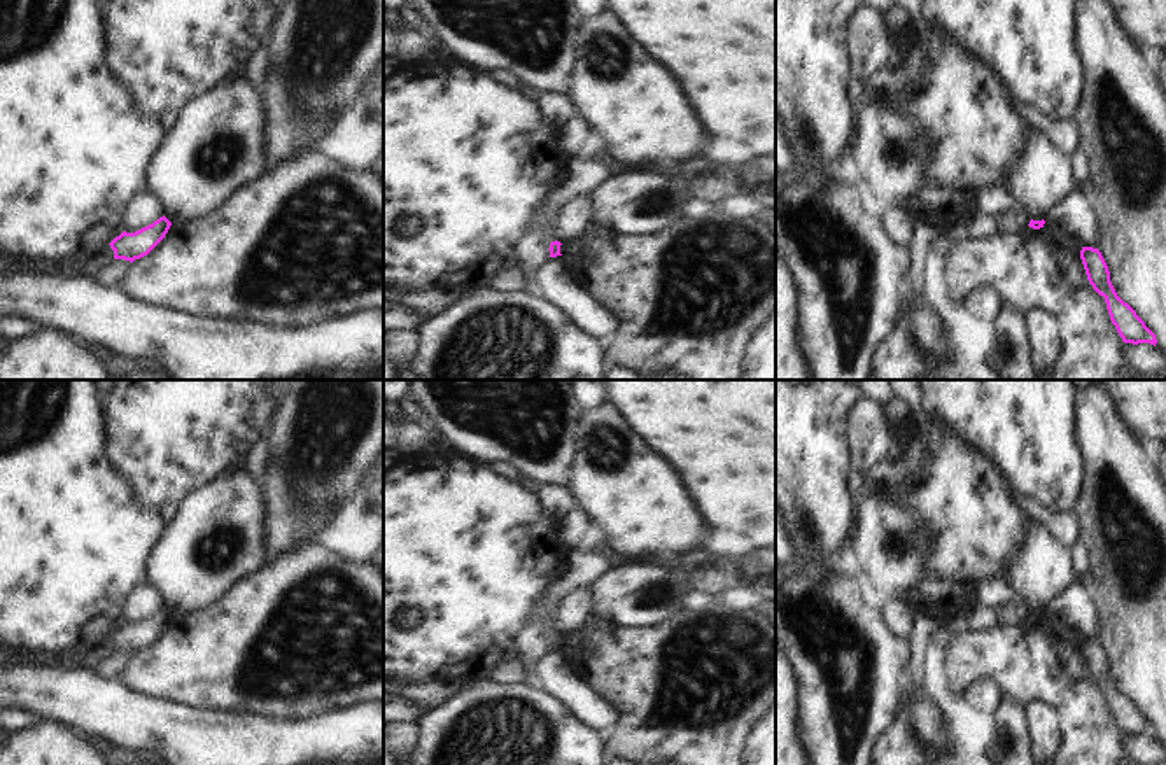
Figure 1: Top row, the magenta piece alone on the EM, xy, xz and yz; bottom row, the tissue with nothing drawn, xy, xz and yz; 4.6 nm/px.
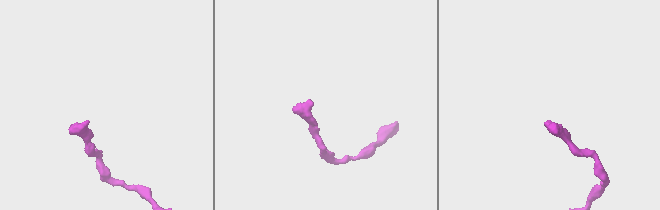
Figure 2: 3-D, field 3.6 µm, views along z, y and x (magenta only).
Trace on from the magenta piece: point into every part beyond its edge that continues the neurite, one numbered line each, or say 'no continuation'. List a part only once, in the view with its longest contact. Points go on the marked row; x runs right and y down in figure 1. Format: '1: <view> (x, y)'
no continuation.

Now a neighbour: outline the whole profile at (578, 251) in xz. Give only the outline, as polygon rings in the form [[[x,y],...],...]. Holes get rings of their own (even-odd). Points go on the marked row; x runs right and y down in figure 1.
[[[560,242],[560,254],[572,256],[576,261],[587,264],[590,261],[590,250],[583,243]]]

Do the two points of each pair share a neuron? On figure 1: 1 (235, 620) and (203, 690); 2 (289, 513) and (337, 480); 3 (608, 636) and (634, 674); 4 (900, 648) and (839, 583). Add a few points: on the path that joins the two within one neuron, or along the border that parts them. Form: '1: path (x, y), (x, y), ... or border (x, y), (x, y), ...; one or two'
1: path (235, 638), (235, 646), (209, 673); one
2: path (302, 501), (324, 480); one
3: path (608, 645), (629, 666); one
4: path (881, 639), (844, 603); one

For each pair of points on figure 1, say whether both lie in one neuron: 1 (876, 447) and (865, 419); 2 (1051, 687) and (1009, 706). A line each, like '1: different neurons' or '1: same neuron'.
1: same neuron
2: different neurons

